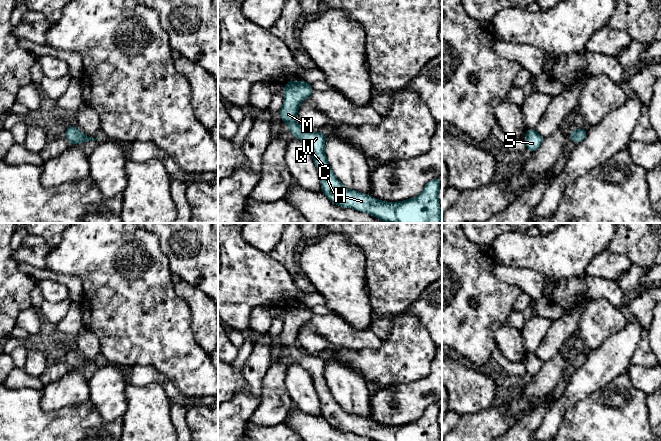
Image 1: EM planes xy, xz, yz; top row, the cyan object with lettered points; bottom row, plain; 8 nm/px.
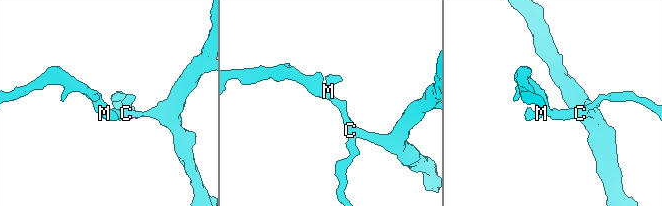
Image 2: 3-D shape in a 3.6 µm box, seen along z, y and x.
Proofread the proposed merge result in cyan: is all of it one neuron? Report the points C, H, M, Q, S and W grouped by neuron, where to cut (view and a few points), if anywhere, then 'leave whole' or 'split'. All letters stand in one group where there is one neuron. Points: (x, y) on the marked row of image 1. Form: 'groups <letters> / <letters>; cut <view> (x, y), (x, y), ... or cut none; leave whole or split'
groups C H M Q S W; cut none; leave whole

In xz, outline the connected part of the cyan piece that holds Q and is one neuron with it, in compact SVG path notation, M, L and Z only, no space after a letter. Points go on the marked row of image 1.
M304 81L286 82L284 104L278 111L291 134L311 151L321 179L322 193L335 205L366 212L386 223L441 223L438 190L441 177L429 181L415 198L384 202L370 195L345 188L336 178L324 153L325 132L313 132L294 122L299 105L314 92Z

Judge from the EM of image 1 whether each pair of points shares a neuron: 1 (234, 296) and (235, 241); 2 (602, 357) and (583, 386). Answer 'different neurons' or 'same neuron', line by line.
1: same neuron
2: same neuron

